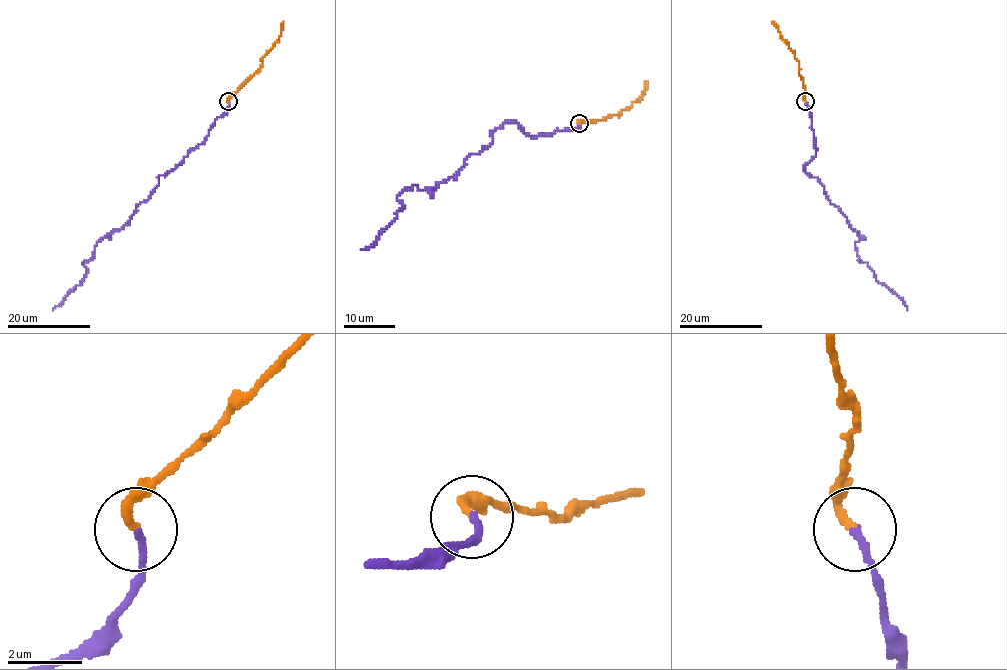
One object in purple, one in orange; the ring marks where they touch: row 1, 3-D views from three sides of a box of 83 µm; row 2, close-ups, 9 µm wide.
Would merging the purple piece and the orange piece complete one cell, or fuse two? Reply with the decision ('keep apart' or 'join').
join

